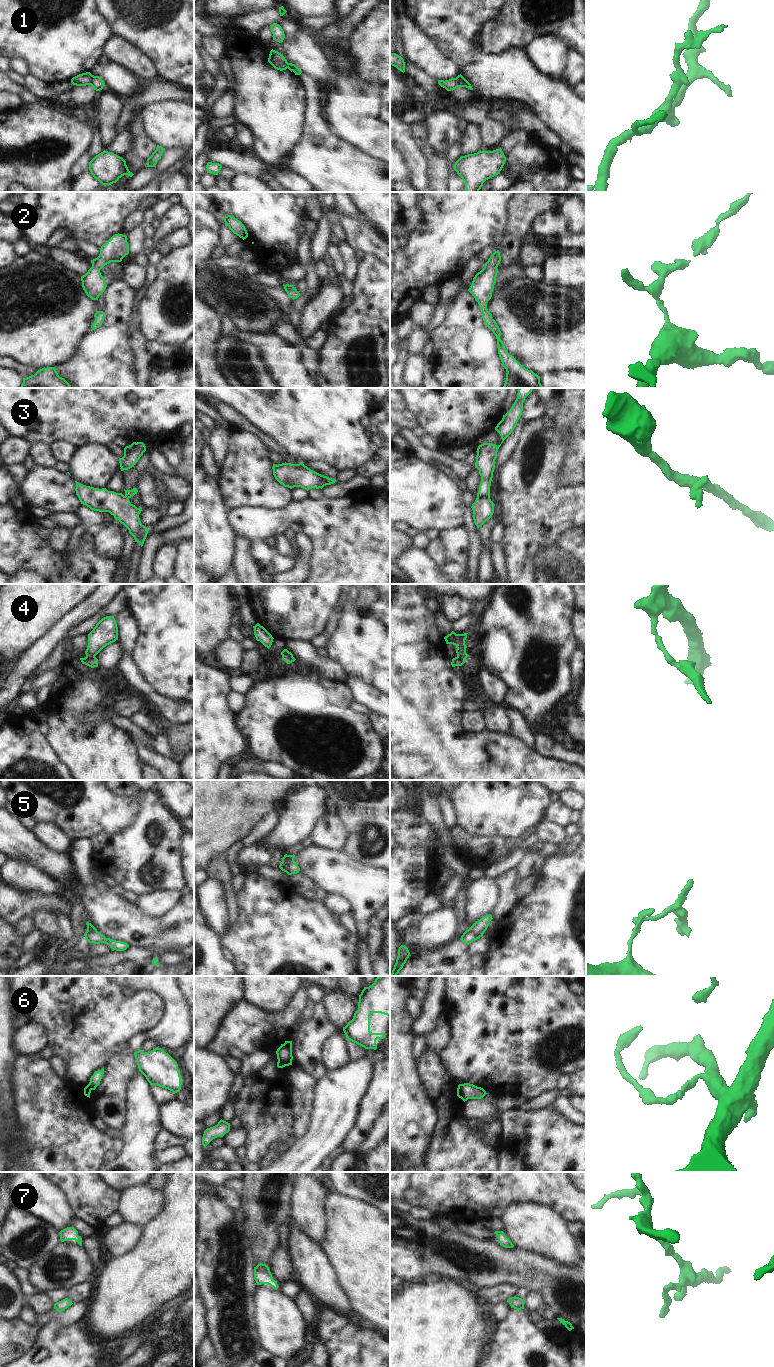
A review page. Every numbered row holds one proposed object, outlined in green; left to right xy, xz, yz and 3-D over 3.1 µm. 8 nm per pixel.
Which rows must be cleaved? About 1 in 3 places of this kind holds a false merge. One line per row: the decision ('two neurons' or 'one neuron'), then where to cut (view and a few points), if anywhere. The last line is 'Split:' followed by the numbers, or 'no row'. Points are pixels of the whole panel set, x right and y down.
1: two neurons | xy (92, 75), (89, 84)
2: one neuron | no cut
3: two neurons | yz (477, 496), (489, 497)
4: two neurons | xy (86, 656), (94, 657)
5: two neurons | xz (293, 859), (287, 863), (284, 871)
6: two neurons | xz (283, 1044), (291, 1054)
7: one neuron | no cut
Split: 1, 3, 4, 5, 6

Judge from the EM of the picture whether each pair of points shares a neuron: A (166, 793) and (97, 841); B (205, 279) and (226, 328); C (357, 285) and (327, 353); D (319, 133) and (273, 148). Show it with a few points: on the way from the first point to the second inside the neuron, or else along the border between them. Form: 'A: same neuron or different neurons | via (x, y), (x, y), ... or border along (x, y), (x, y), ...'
A: different neurons | border along (153, 791), (168, 808)
B: different neurons | border along (221, 315), (224, 315), (239, 331)
C: same neuron | via (357, 302), (357, 323), (344, 336)
D: different neurons | border along (302, 132), (299, 140), (286, 158)

